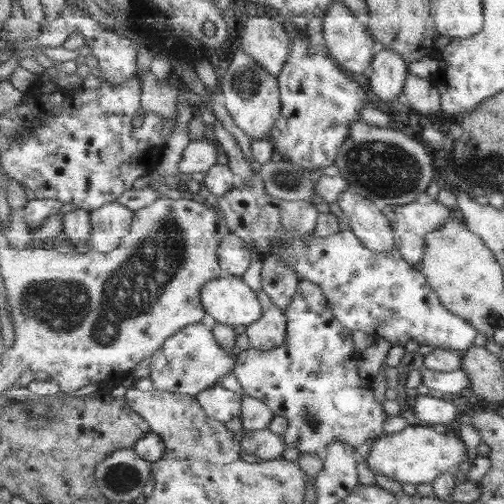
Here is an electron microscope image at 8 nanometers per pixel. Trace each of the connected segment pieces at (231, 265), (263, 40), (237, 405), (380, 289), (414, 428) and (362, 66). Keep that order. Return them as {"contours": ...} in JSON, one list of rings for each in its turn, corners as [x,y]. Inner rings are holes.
{"contours":[[[[235,234],[223,238],[218,250],[219,264],[224,274],[243,276],[251,264],[251,254],[245,241]]],[[[257,15],[244,19],[241,30],[240,47],[279,78],[293,48],[285,25],[271,16]]],[[[220,384],[201,392],[197,400],[202,404],[202,408],[206,409],[206,413],[215,420],[229,422],[242,416],[242,396],[233,390],[223,388]]],[[[343,230],[339,234],[319,237],[313,233],[305,235],[287,235],[279,237],[271,248],[270,256],[281,258],[295,274],[298,280],[310,281],[317,284],[326,297],[327,304],[335,314],[335,318],[351,332],[361,330],[370,334],[374,339],[387,340],[399,346],[407,346],[411,340],[419,345],[432,346],[434,349],[443,348],[462,353],[475,344],[479,336],[478,328],[471,321],[457,316],[449,311],[436,291],[430,286],[427,275],[415,264],[409,263],[397,247],[390,251],[375,251],[362,243],[351,230]]],[[[413,422],[402,432],[377,439],[369,452],[367,466],[373,473],[379,471],[401,483],[418,485],[433,484],[437,476],[443,472],[456,472],[456,467],[466,460],[469,460],[469,448],[460,434]]],[[[335,2],[329,7],[329,12],[323,18],[322,32],[331,55],[351,73],[363,74],[369,64],[373,65],[375,37],[371,35],[369,27],[363,24],[363,21],[345,3]]]]}

